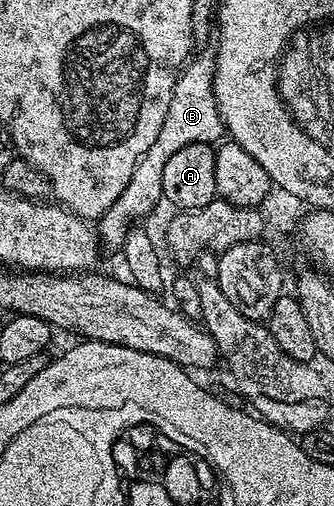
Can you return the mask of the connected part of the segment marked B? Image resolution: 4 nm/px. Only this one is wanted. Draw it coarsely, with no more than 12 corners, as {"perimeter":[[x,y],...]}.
{"perimeter":[[201,49],[176,77],[170,109],[130,184],[98,220],[119,251],[164,196],[162,168],[186,144],[225,137]]}

